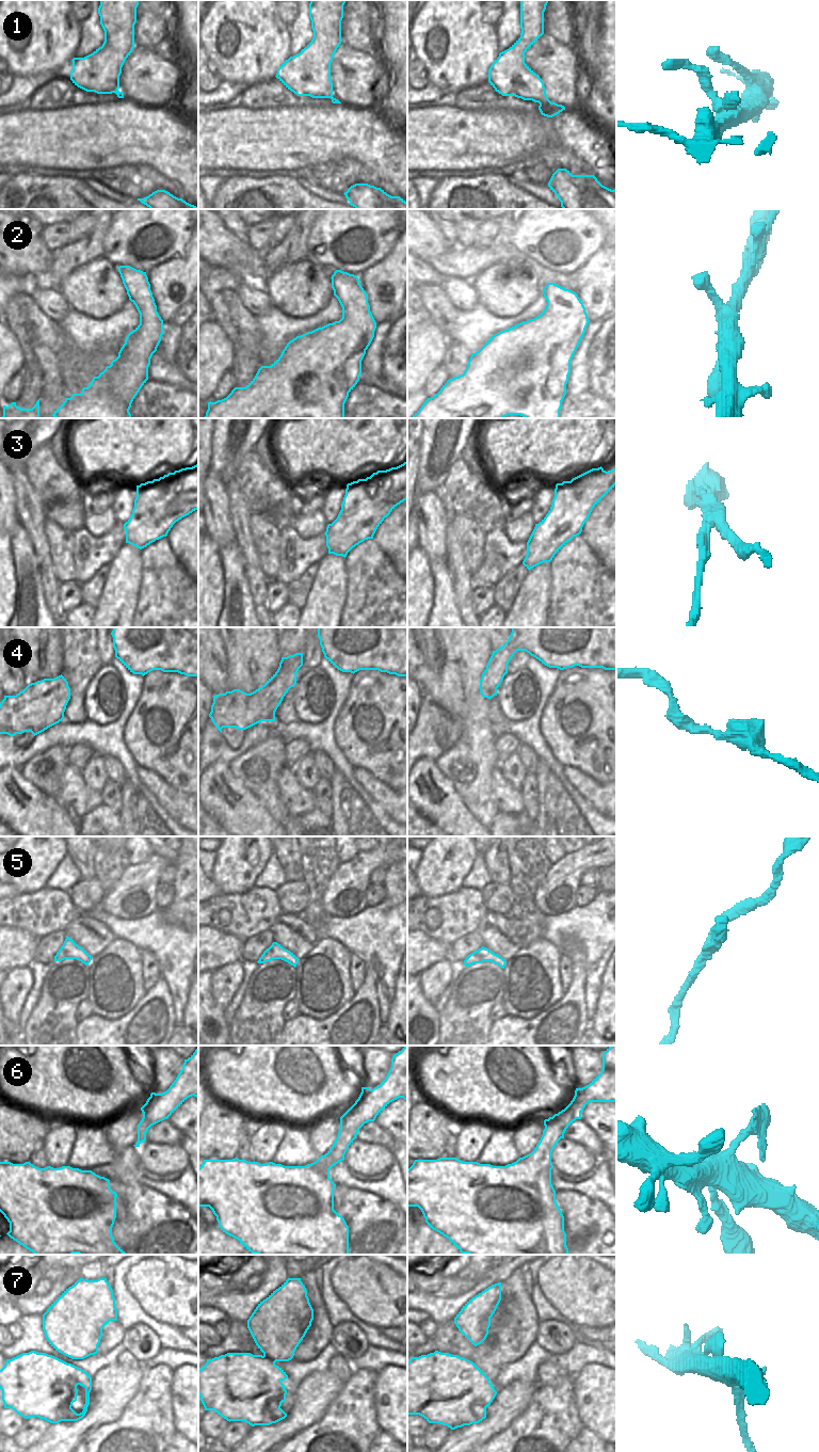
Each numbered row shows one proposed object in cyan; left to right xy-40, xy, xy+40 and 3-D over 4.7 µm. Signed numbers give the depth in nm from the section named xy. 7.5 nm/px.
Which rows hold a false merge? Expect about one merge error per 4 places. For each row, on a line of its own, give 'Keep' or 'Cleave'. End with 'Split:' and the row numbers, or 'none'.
1: Keep
2: Keep
3: Cleave
4: Keep
5: Keep
6: Keep
7: Keep
Split: 3.

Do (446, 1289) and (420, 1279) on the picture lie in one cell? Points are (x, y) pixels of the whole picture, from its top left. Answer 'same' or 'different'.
same

